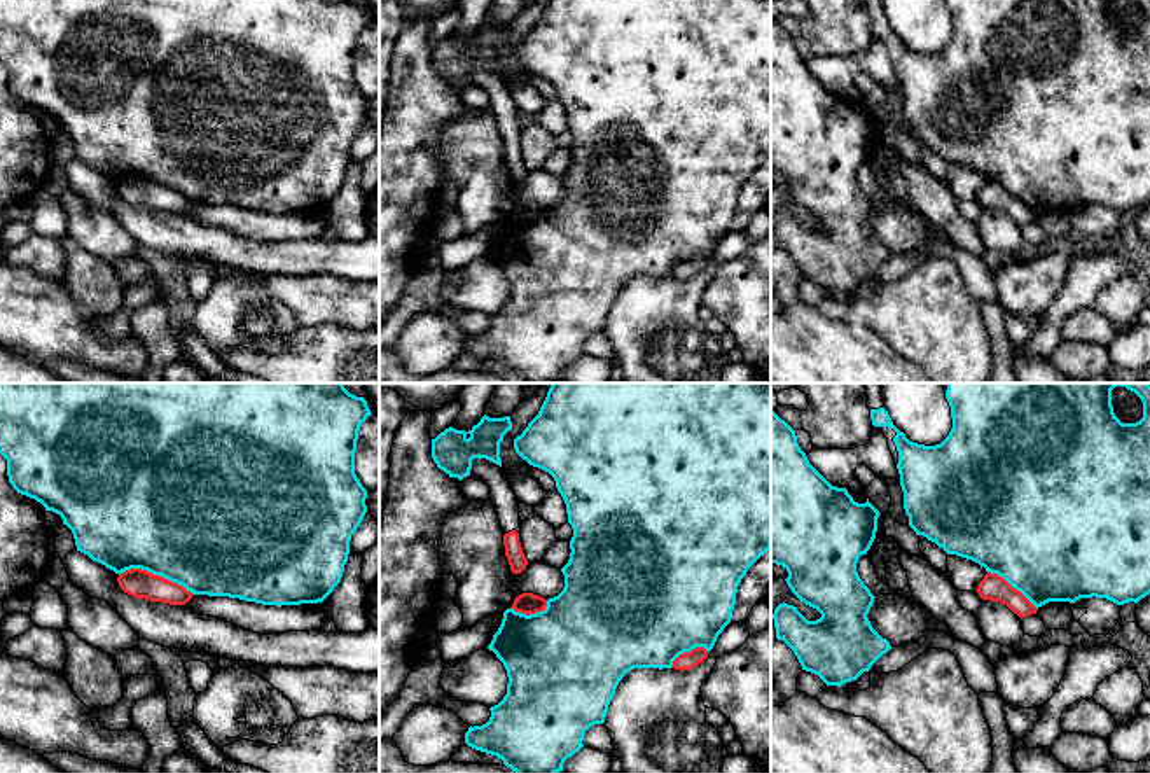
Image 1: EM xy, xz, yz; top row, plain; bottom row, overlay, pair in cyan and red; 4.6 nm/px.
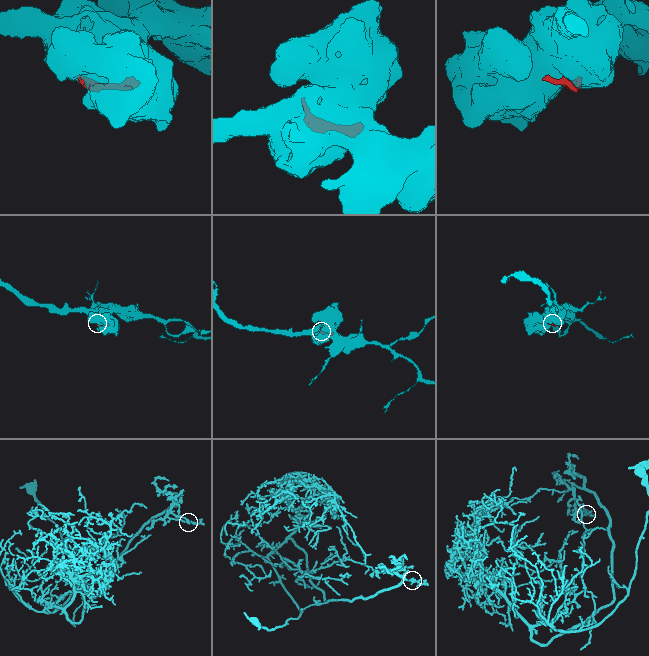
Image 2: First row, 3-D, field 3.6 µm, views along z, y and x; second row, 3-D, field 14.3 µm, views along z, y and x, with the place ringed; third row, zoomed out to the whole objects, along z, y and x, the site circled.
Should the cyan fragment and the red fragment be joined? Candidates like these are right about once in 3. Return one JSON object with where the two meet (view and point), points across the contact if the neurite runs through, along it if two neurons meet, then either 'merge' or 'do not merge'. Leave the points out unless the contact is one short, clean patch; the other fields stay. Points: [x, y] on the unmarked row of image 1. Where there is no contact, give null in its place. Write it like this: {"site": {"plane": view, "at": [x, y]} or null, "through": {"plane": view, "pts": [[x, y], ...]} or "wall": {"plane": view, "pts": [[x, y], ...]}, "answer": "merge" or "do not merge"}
{"site": {"plane": "xy", "at": [158, 182]}, "answer": "do not merge"}

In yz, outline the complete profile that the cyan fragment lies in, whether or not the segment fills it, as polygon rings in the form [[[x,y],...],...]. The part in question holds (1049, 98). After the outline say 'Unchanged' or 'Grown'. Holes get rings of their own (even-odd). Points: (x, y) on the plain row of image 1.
[[[865,0],[870,17],[872,37],[879,37],[888,47],[888,56],[895,66],[900,94],[904,100],[904,117],[909,135],[916,143],[935,150],[947,163],[972,168],[998,182],[1012,196],[1021,199],[1036,217],[1049,210],[1075,212],[1080,206],[1106,206],[1117,213],[1138,212],[1150,203],[1150,0],[1134,0],[1143,10],[1143,26],[1136,31],[1122,31],[1112,14],[1112,0],[946,0],[951,14],[953,37],[949,44],[935,54],[912,51],[900,40],[884,17],[881,0]]]. Grown

